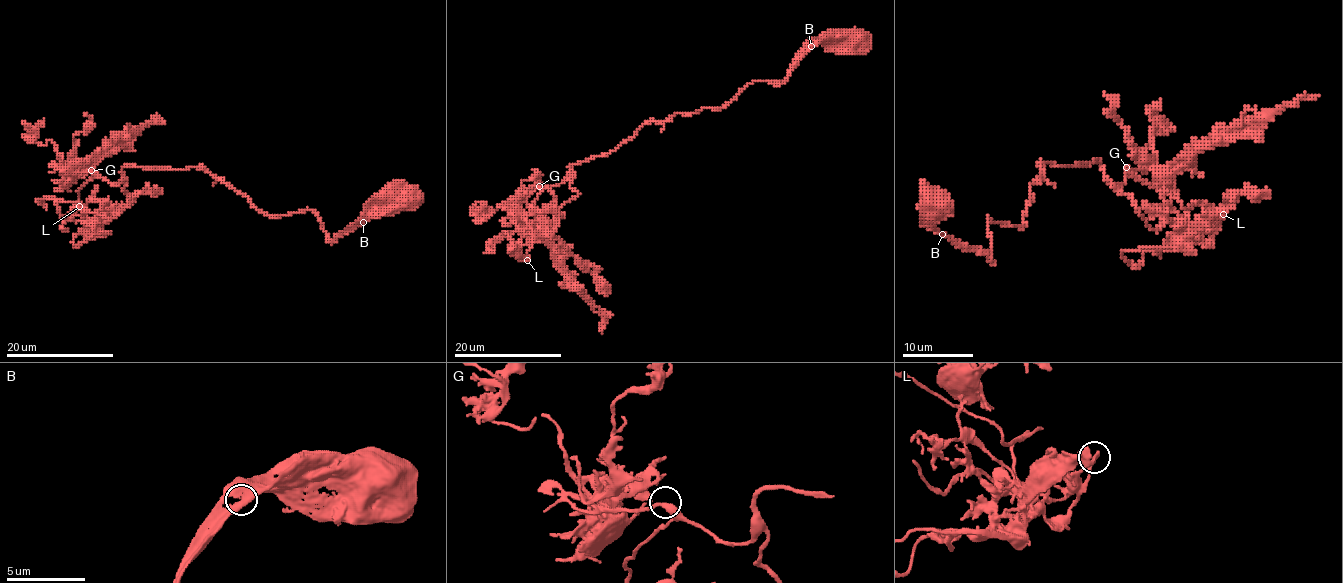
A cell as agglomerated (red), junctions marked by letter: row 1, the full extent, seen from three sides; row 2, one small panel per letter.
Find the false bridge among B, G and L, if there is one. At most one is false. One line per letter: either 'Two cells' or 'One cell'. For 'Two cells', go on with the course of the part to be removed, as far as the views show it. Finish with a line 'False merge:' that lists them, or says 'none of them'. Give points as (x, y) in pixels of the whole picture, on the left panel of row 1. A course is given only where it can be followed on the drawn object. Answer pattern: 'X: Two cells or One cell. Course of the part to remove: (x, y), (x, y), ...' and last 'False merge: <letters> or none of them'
B: One cell
G: One cell
L: One cell
False merge: none of them

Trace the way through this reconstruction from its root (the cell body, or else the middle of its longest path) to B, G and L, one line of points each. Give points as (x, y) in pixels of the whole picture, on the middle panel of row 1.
B: (855, 44), (816, 41), (811, 46)
G: (855, 44), (818, 41), (783, 83), (753, 80), (720, 108), (647, 122), (539, 186)
L: (855, 44), (818, 41), (783, 83), (753, 80), (574, 163), (578, 193), (530, 227), (527, 260)

